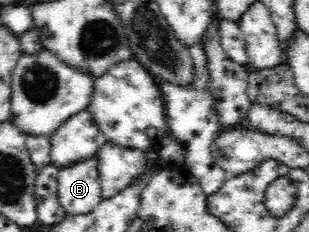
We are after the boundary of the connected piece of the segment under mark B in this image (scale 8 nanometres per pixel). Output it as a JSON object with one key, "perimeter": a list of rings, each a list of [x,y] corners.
{"perimeter":[[[96,157],[61,168],[57,181],[59,202],[68,215],[86,215],[104,201]]]}

